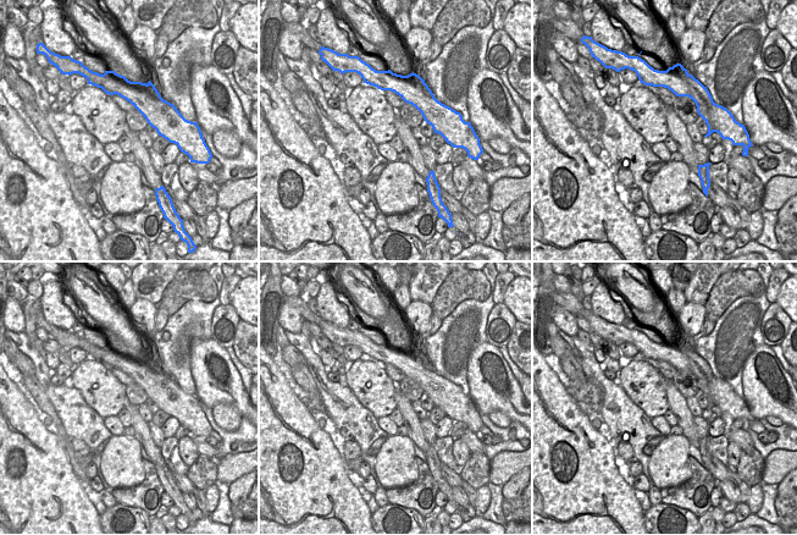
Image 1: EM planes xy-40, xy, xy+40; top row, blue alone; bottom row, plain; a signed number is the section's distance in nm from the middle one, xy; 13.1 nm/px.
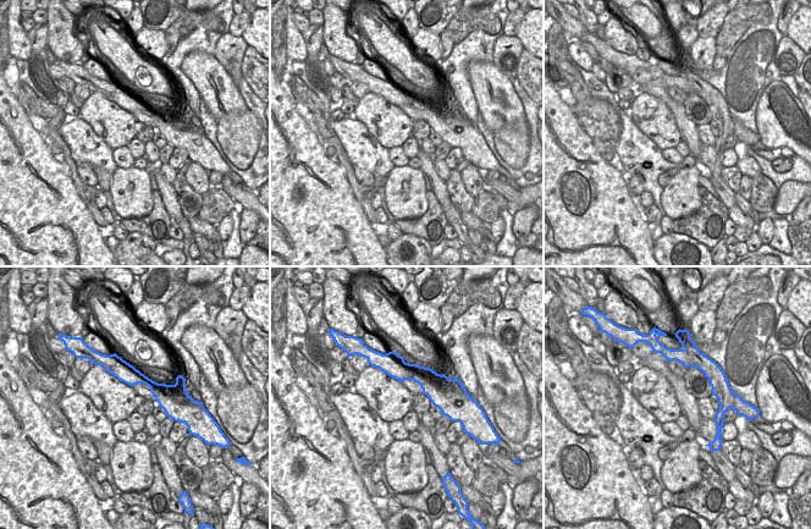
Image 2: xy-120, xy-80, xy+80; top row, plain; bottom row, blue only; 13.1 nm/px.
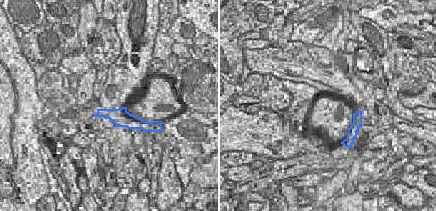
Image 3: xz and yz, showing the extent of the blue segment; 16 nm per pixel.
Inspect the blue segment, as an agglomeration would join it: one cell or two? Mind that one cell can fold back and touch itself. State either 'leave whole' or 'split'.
split

